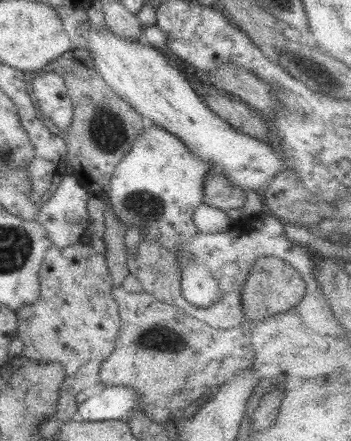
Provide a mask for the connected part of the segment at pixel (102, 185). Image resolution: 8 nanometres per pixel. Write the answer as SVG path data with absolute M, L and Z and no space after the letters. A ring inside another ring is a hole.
M72 47L45 65L43 72L55 72L55 74L62 76L67 94L72 102L73 116L71 116L71 124L67 133L59 132L59 128L39 112L37 102L33 98L31 82L39 72L27 70L23 73L23 81L37 118L41 120L49 132L54 135L59 133L63 137L68 150L67 161L75 164L86 176L87 186L85 188L91 194L100 190L108 192L109 180L115 166L131 148L137 135L146 127L146 122L138 112L133 110L133 107L130 107L109 88L109 85L97 74L93 60L84 50ZM61 68L63 68L63 72L61 72Z

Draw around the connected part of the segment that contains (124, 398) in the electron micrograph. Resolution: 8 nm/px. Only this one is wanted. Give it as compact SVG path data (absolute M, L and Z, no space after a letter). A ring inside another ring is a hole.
M123 386L104 387L99 394L86 398L76 411L81 421L105 421L125 419L127 412L140 410L139 400L133 388Z

